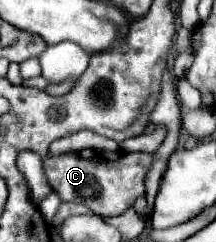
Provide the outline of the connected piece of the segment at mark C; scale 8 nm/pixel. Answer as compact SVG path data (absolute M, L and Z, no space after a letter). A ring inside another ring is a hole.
M83 149L77 153L47 155L43 159L43 171L61 201L75 201L87 205L101 217L115 217L129 209L137 197L145 195L145 173L151 165L151 153L127 153L127 151L103 151Z

